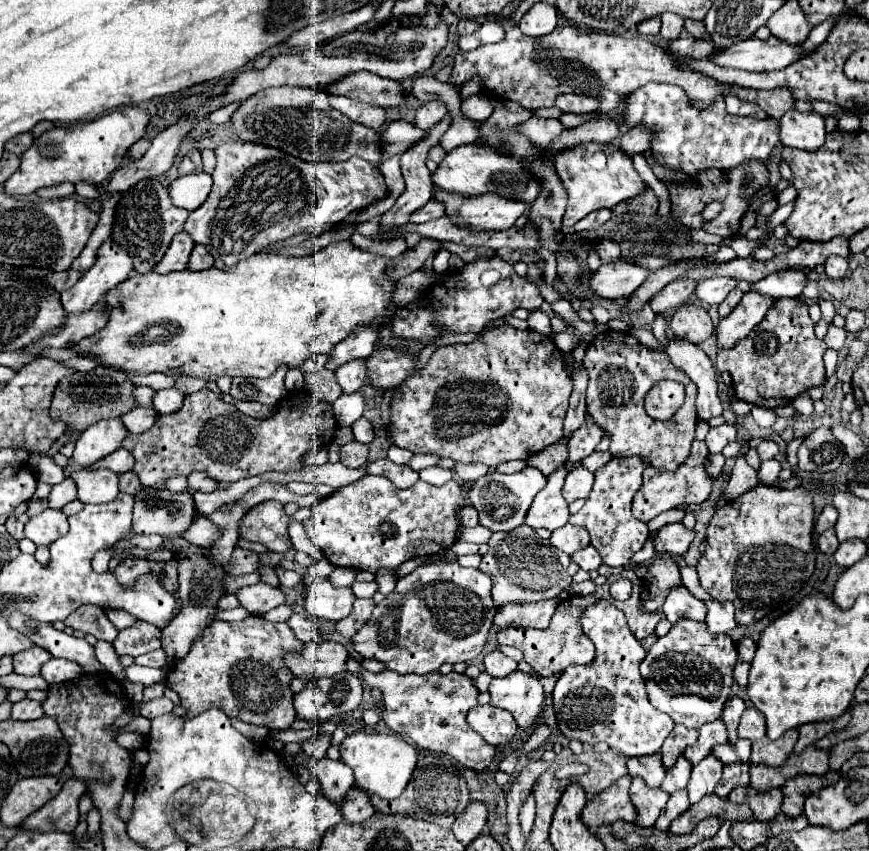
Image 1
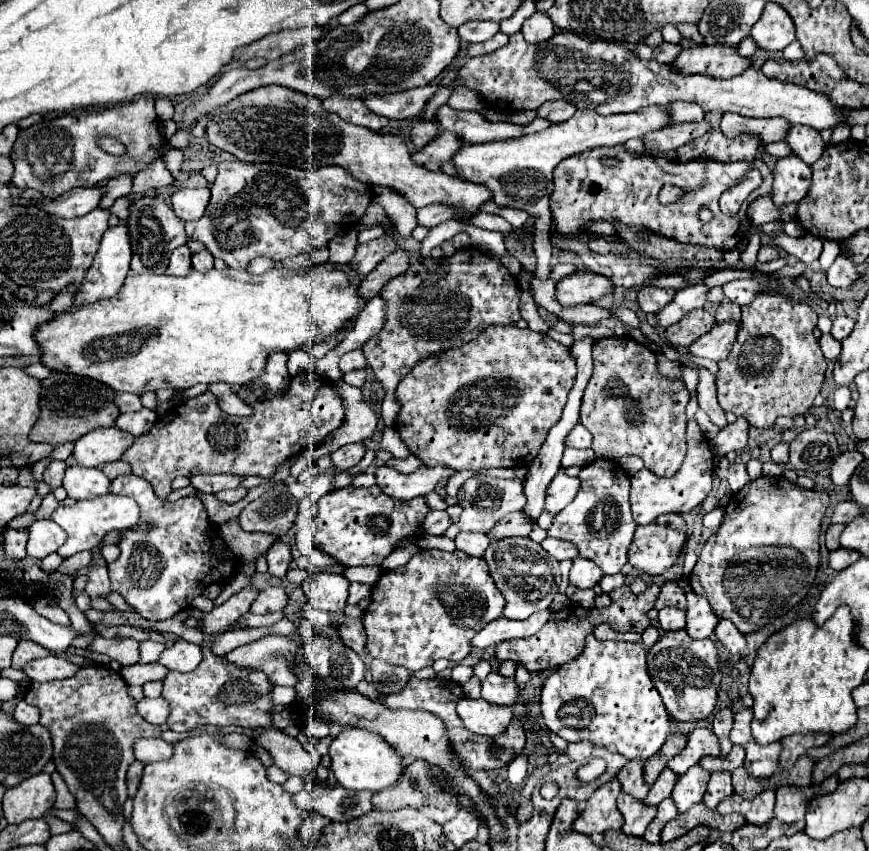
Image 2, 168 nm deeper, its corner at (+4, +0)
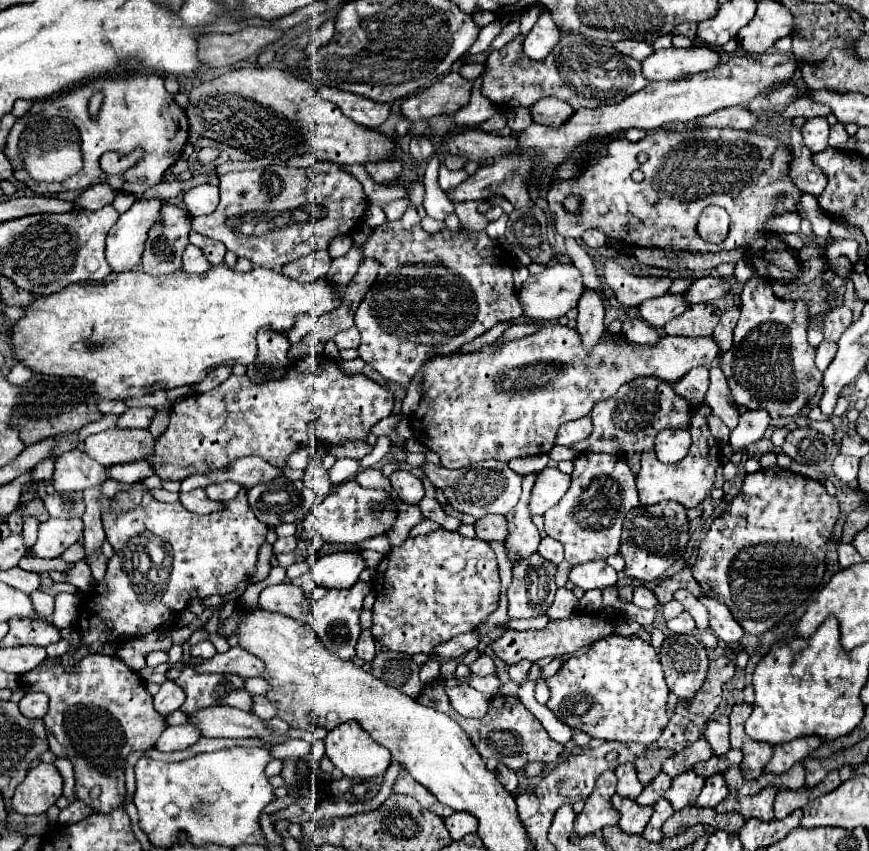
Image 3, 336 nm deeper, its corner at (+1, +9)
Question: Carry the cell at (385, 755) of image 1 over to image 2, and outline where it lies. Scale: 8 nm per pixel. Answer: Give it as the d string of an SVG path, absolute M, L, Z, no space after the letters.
M342 729L338 737L330 743L330 769L338 783L346 789L354 791L382 791L394 785L402 775L402 757L398 755L392 745L388 745L376 733L368 733L364 729Z

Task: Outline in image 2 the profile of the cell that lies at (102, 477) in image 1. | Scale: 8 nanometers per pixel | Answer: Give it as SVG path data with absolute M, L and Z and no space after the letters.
M82 465L66 467L64 489L72 499L94 499L98 495L106 495L110 487L110 479L102 473L102 469L88 469Z

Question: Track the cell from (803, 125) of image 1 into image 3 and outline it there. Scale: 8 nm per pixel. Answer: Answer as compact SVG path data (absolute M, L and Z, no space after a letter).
M809 118L803 128L801 128L805 146L811 152L823 152L827 148L827 138L829 138L829 124L825 118Z

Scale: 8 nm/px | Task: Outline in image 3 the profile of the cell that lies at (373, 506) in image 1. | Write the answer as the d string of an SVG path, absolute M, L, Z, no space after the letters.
M349 480L333 486L331 494L305 516L303 526L309 536L319 536L323 542L355 544L385 534L395 520L397 520L397 502L389 498L385 490L367 490L361 488L357 480Z

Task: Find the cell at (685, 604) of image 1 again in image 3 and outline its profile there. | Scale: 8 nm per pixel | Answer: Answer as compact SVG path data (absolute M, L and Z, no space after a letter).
M671 600L671 602L667 602L667 604L663 606L663 618L665 618L665 620L677 618L681 612L683 612L683 606L681 606L677 600Z

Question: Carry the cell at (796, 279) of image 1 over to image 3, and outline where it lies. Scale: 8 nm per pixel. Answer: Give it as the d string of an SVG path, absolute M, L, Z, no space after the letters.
M703 276L699 280L693 282L693 286L685 292L687 302L695 304L695 302L713 302L719 298L725 298L731 290L731 284L723 278L715 278L715 276Z

